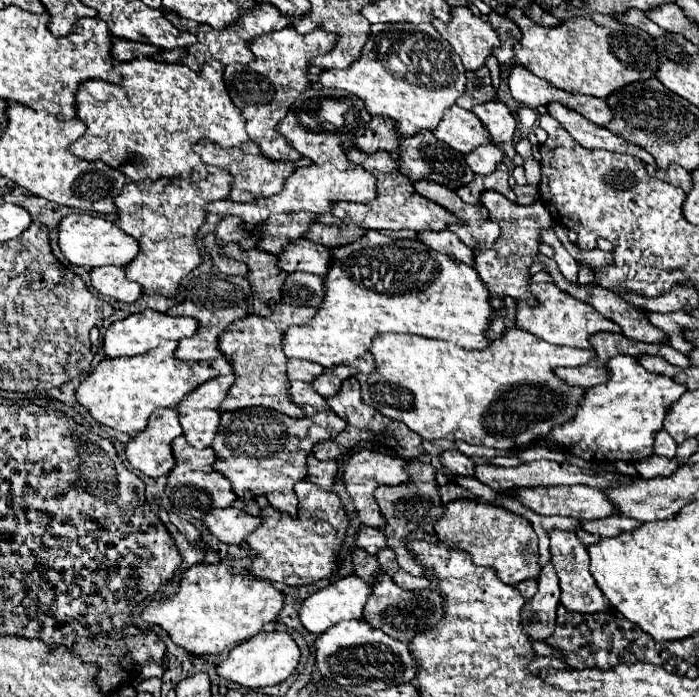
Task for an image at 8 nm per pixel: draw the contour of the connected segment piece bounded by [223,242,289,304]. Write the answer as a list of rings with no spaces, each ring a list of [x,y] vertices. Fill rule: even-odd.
[[[237,242],[225,244],[223,252],[229,254],[235,260],[247,262],[249,266],[249,282],[253,296],[259,298],[265,304],[275,304],[281,298],[281,288],[289,272],[279,268],[279,258],[275,254],[269,254],[261,248],[255,250],[243,250]]]

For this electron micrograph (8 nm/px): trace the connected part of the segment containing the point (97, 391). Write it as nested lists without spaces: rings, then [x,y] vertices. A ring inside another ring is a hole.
[[[161,342],[157,348],[139,356],[101,360],[93,368],[93,372],[79,384],[79,404],[83,404],[89,414],[101,424],[125,432],[129,436],[137,436],[145,430],[147,418],[157,408],[175,408],[187,394],[191,394],[191,390],[199,388],[203,382],[233,372],[233,366],[227,364],[225,358],[205,362],[183,362],[175,358],[175,350],[177,342]]]

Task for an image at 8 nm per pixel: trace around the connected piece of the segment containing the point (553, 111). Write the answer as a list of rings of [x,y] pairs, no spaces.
[[[553,102],[553,106],[547,108],[549,114],[553,118],[559,120],[559,124],[583,146],[583,148],[603,148],[609,152],[619,152],[619,154],[629,154],[635,156],[639,160],[643,160],[645,164],[655,166],[655,160],[651,158],[651,154],[647,154],[645,150],[639,150],[639,146],[615,136],[611,130],[603,128],[603,126],[595,126],[593,122],[587,122],[581,114],[577,114],[575,110],[567,110],[565,106],[559,106],[559,102]]]

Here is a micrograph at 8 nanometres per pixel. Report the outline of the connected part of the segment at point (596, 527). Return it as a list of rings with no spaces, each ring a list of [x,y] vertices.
[[[615,516],[615,518],[603,518],[599,522],[581,522],[581,528],[593,534],[601,534],[603,538],[611,538],[611,536],[619,536],[623,532],[631,532],[635,528],[639,528],[641,522],[629,516]]]

